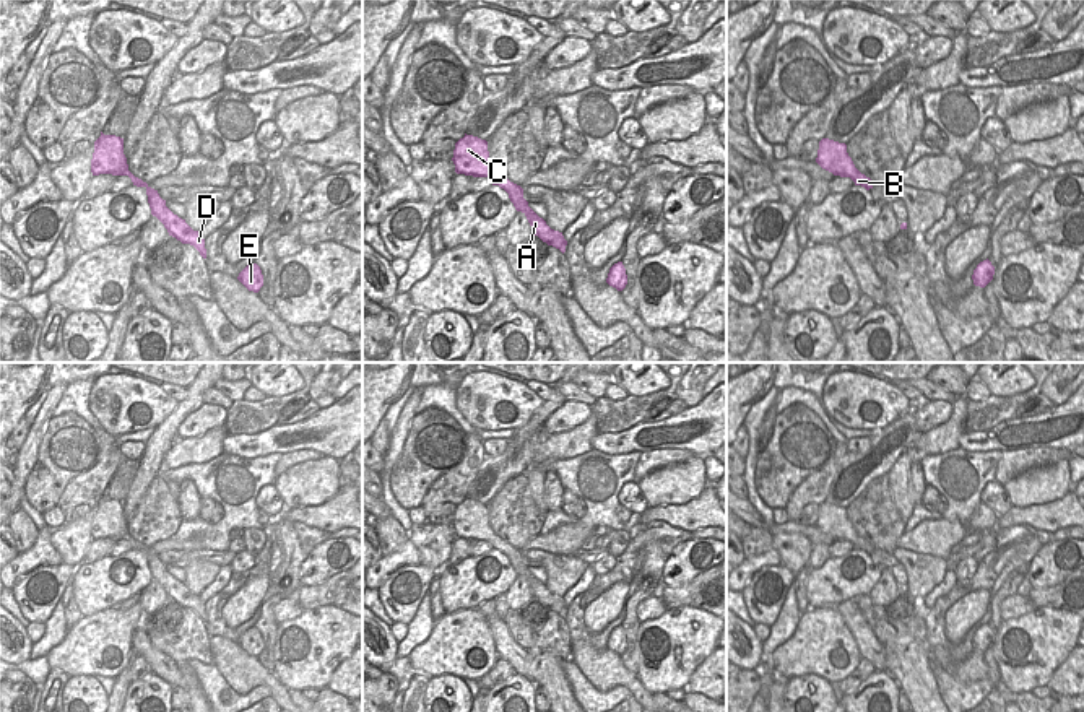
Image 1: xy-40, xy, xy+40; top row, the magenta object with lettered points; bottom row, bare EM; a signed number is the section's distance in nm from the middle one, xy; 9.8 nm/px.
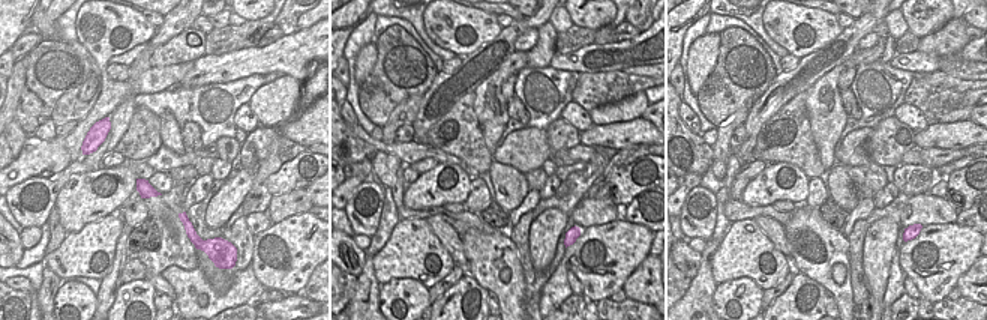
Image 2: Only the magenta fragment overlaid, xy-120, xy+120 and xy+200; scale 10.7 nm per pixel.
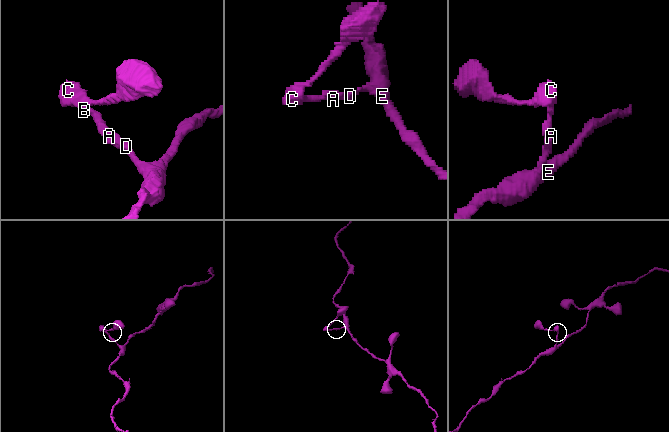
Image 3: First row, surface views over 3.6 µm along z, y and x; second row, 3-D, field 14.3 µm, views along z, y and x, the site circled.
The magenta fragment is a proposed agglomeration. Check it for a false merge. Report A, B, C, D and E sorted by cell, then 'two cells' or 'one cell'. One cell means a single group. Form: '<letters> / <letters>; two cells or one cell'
A B C D E; one cell

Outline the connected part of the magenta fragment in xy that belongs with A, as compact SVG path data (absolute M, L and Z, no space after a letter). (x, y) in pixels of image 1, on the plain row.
M465 497L465 501L455 507L452 525L457 538L488 541L492 549L504 553L515 574L527 580L531 597L548 610L559 613L562 618L566 616L567 605L562 597L551 593L546 585L528 571L520 549L510 546L492 532L486 504Z

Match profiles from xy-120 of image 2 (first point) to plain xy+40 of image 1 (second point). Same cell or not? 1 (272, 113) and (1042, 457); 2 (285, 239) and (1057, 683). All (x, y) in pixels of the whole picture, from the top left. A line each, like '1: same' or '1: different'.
1: different
2: different

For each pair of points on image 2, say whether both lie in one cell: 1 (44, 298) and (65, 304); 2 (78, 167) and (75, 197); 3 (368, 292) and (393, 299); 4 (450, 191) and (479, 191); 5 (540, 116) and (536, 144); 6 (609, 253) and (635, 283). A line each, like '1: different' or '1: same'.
1: different
2: different
3: different
4: different
5: different
6: different

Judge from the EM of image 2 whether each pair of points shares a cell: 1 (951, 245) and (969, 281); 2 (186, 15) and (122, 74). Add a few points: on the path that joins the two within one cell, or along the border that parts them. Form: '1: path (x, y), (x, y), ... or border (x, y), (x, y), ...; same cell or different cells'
1: border (971, 265), (954, 286); different cells
2: border (129, 66), (129, 77), (126, 80); different cells

